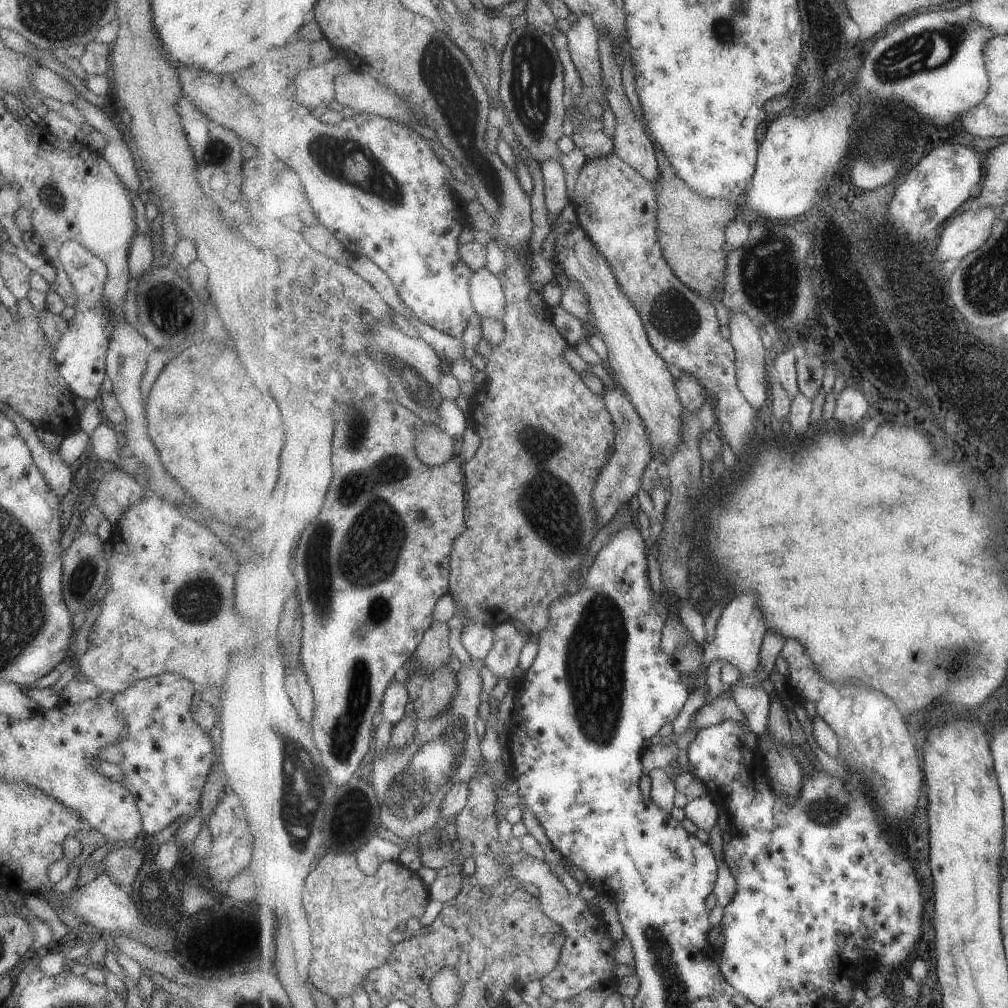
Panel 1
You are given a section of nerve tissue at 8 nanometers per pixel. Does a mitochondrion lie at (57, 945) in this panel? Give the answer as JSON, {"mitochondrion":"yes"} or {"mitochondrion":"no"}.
{"mitochondrion":"no"}

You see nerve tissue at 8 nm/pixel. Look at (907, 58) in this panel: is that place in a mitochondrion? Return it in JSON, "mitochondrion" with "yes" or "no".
{"mitochondrion":"yes"}

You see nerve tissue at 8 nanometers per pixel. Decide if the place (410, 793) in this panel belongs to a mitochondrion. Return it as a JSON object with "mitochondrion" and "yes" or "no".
{"mitochondrion":"yes"}

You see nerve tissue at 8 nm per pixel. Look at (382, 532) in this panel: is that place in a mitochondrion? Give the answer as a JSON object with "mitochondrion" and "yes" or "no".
{"mitochondrion":"yes"}

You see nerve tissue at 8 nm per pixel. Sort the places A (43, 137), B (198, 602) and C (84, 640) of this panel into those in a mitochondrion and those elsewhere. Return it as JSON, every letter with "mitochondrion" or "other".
{"A":"other","B":"mitochondrion","C":"other"}

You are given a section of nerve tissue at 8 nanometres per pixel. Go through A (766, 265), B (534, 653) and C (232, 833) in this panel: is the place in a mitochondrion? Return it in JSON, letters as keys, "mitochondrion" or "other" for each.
{"A":"mitochondrion","B":"other","C":"other"}

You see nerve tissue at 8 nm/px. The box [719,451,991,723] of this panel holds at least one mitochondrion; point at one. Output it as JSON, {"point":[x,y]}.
{"point":[957,661]}

